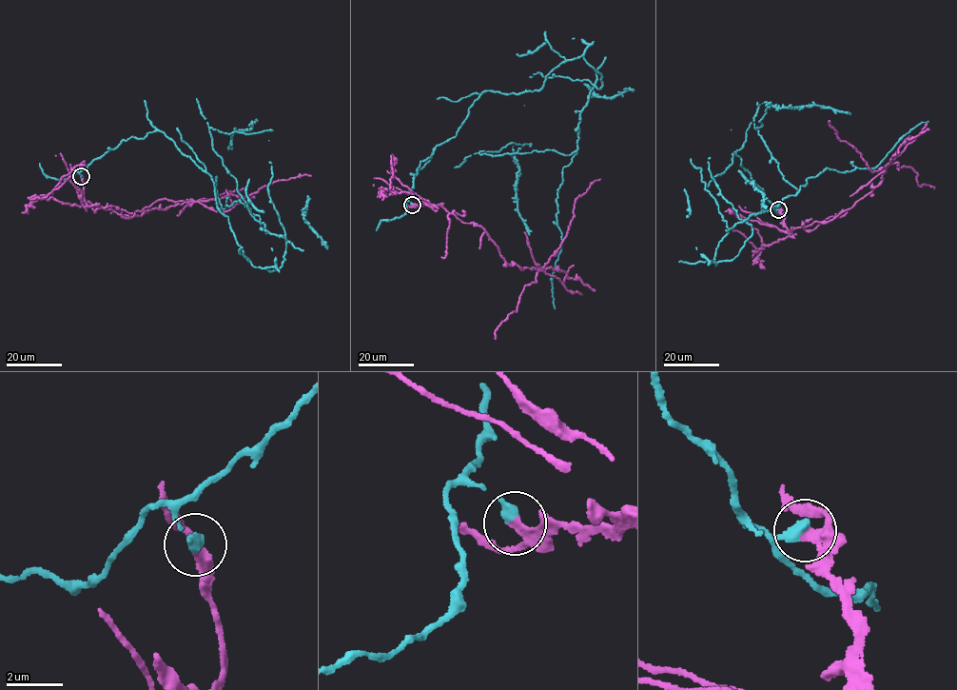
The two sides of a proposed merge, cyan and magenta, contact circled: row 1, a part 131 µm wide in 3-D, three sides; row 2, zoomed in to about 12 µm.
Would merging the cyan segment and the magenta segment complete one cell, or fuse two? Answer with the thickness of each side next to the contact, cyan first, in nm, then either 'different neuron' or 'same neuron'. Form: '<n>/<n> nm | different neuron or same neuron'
420/260 nm | different neuron

